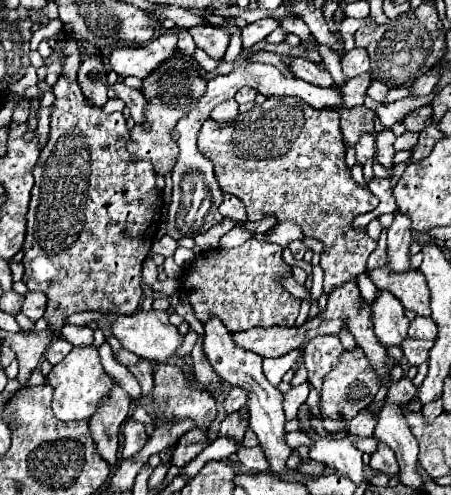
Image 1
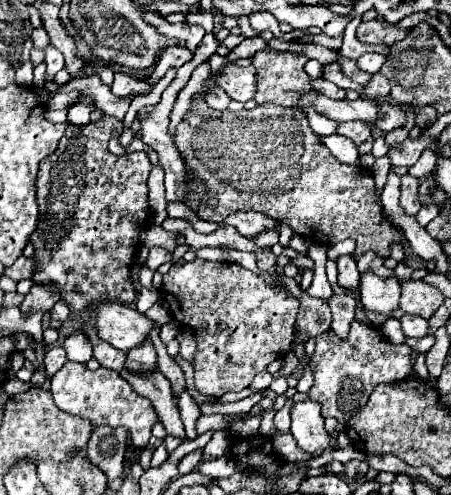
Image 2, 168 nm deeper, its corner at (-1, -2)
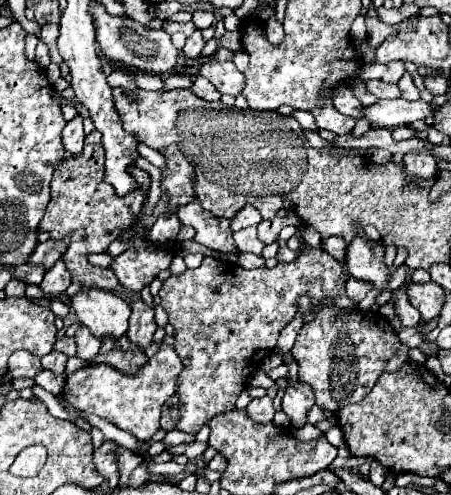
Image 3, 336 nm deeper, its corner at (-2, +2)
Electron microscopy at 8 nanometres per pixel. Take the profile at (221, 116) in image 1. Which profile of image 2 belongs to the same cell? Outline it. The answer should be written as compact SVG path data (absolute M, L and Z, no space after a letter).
M212 86L210 92L206 94L206 104L210 108L214 108L214 110L226 110L228 104L230 104L230 100L232 98L222 88L218 88L218 86Z

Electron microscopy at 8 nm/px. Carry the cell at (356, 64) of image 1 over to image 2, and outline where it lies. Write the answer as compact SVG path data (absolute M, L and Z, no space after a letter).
M362 54L358 58L358 68L364 70L364 72L368 72L368 74L376 74L380 70L382 62L384 62L382 54Z

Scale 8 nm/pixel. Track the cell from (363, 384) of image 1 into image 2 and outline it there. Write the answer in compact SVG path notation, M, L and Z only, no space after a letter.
M354 322L350 326L350 336L346 340L334 336L334 332L324 332L316 338L316 348L310 362L314 370L314 386L310 388L310 400L322 406L322 416L334 416L340 424L348 424L354 412L366 406L370 392L378 384L388 384L402 380L412 370L412 348L406 344L390 344L380 330L366 324Z

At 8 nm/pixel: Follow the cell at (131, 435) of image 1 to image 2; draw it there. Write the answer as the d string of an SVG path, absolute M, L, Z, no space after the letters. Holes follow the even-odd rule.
M66 362L64 368L52 376L50 390L52 390L52 396L56 400L56 406L62 412L86 418L96 426L110 425L114 428L124 426L136 448L142 450L148 446L150 430L152 430L152 424L156 422L158 416L156 416L150 400L136 394L132 390L132 386L120 376L120 372L108 370L102 366L98 370L88 370L86 364ZM106 398L110 398L110 400L106 400Z

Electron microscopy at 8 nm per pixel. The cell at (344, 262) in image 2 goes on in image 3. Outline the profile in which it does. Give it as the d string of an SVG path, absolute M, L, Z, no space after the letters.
M329 236L329 238L321 238L321 246L325 252L329 252L331 256L337 256L337 260L341 264L345 264L343 256L345 256L345 248L347 248L347 242L339 236Z

